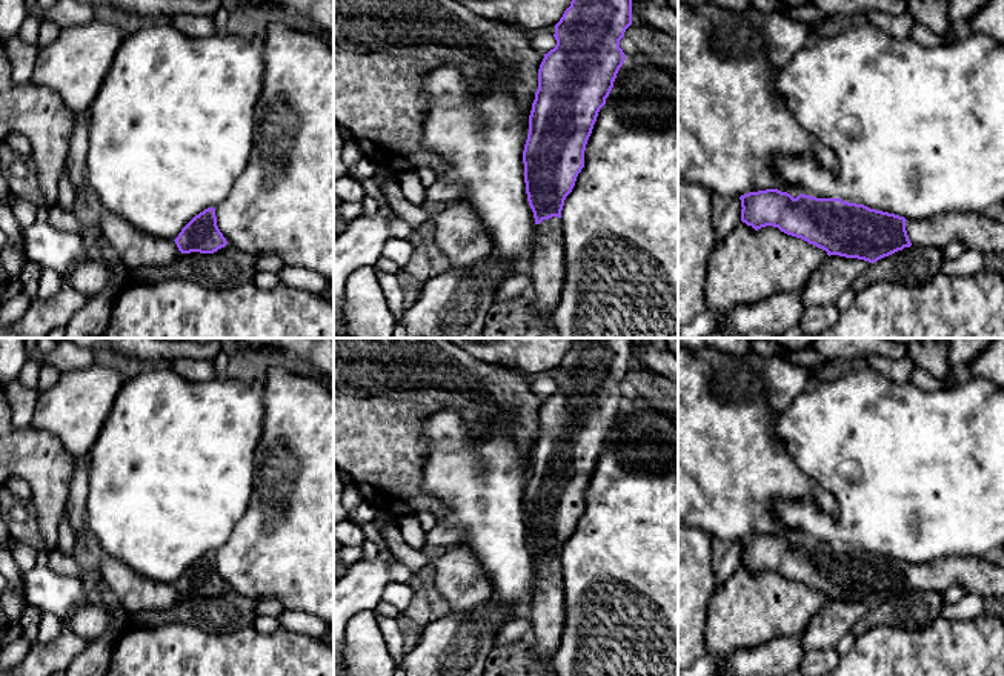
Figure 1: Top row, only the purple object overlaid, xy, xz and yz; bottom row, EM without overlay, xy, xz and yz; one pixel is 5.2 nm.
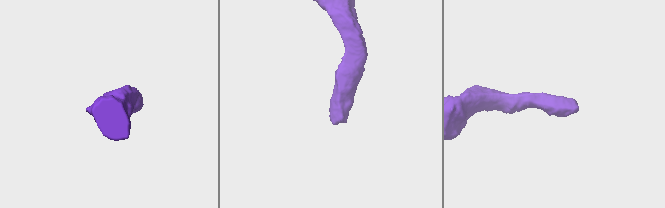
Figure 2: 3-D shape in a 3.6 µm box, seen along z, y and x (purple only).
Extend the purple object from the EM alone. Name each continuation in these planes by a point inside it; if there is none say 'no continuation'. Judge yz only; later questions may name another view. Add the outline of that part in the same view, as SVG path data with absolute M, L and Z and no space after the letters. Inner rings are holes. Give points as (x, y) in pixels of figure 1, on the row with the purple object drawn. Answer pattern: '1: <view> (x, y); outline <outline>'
1: yz (981, 232); outline M942 214L926 220L907 220L906 230L912 246L946 247L961 241L979 254L1004 257L1004 223L992 214Z

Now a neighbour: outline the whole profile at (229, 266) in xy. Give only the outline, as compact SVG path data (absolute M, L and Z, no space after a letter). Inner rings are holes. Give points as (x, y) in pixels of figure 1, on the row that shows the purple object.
M228 243L214 254L180 252L169 266L131 269L129 281L155 284L180 278L211 290L220 290L252 283L257 272L257 257Z

